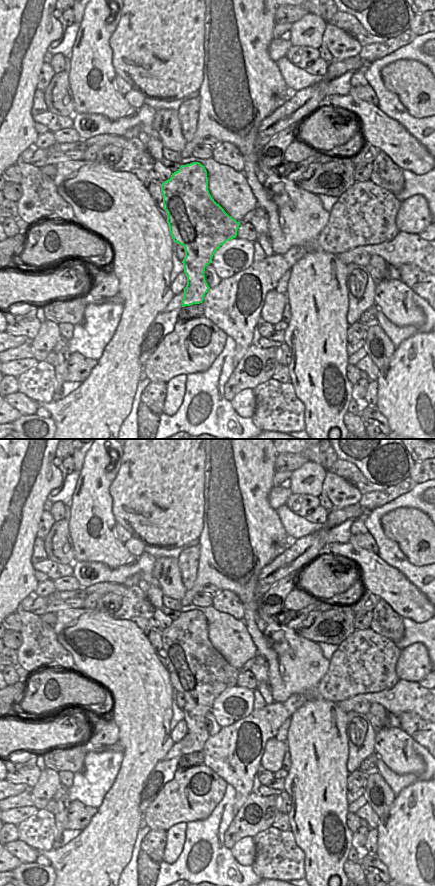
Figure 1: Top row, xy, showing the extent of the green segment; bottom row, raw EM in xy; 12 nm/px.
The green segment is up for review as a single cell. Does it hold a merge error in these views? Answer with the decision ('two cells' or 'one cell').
one cell

